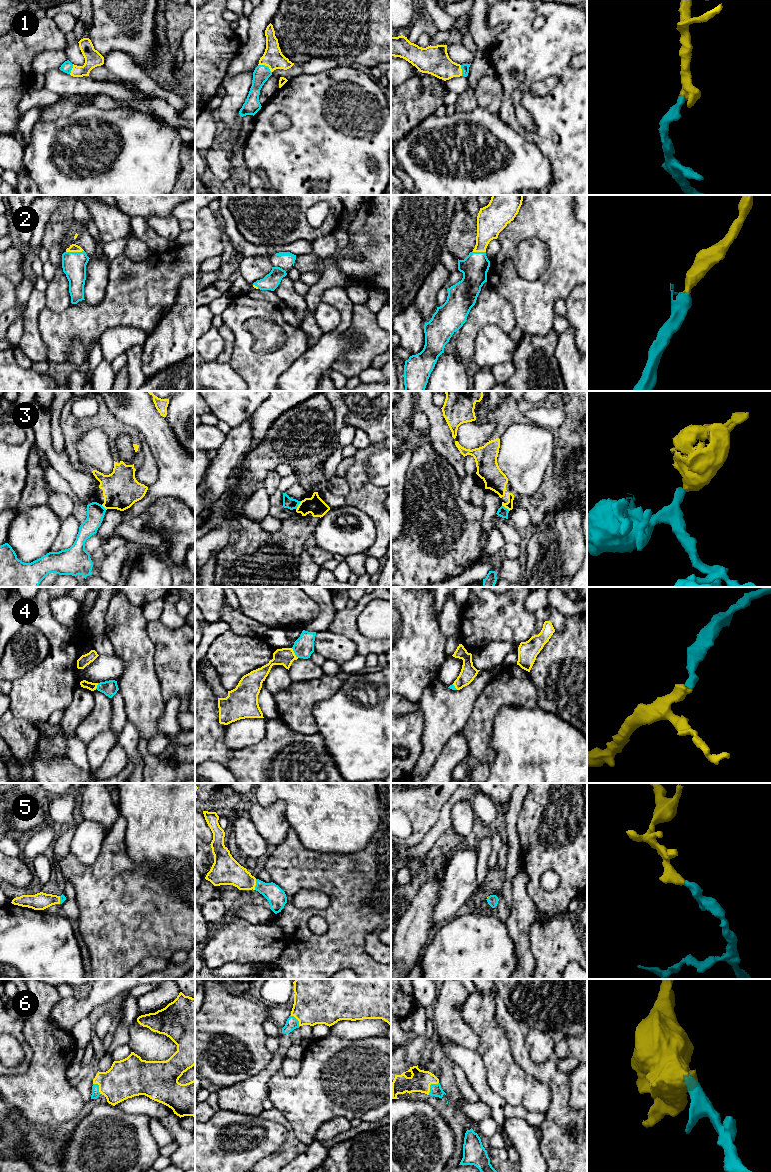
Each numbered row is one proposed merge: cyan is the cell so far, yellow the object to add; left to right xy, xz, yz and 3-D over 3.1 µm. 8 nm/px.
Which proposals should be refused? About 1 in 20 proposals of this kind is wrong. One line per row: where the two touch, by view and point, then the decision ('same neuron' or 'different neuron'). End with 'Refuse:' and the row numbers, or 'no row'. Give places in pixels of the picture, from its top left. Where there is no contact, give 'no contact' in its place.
1: meets cyan in xz at (266, 66); same neuron
2: meets cyan in xy at (74, 252); same neuron
3: meets cyan in xz at (298, 504); different neuron
4: meets cyan in xz at (294, 652); same neuron
5: meets cyan in xz at (256, 884); same neuron
6: meets cyan in yz at (430, 1086); same neuron
Refuse: 3

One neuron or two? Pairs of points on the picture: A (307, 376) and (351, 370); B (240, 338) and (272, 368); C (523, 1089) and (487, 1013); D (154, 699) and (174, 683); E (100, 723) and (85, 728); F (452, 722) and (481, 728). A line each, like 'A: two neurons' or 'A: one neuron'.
A: two neurons
B: one neuron
C: one neuron
D: two neurons
E: one neuron
F: two neurons

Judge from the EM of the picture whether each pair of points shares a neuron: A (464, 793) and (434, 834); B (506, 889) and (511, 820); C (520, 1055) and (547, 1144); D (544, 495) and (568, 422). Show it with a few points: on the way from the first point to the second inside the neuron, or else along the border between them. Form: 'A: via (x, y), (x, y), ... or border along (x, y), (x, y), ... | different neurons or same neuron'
A: via (453, 801), (445, 811), (444, 823) | same neuron
B: via (511, 872), (513, 866), (512, 837) | same neuron
C: via (543, 1073), (558, 1088), (558, 1121) | same neuron
D: via (562, 477), (570, 467), (570, 440) | same neuron

